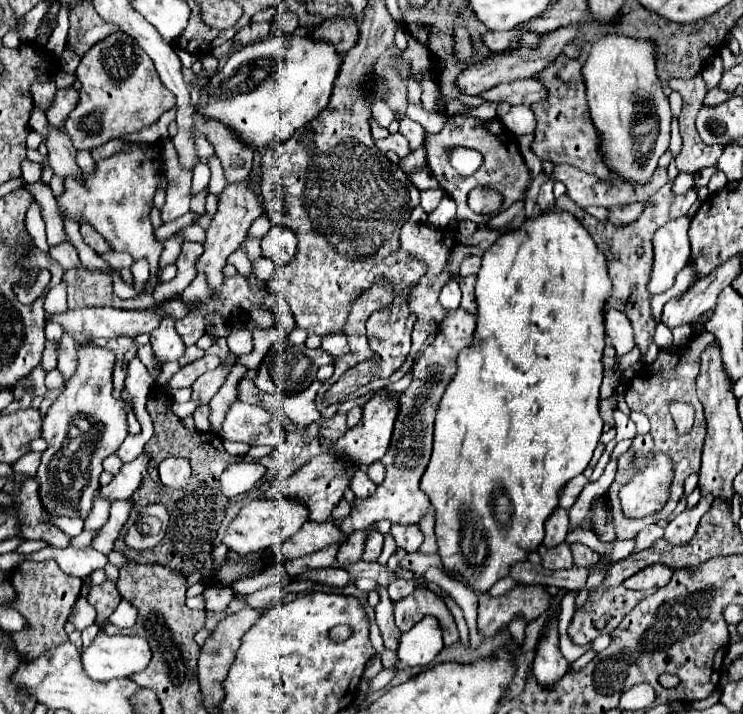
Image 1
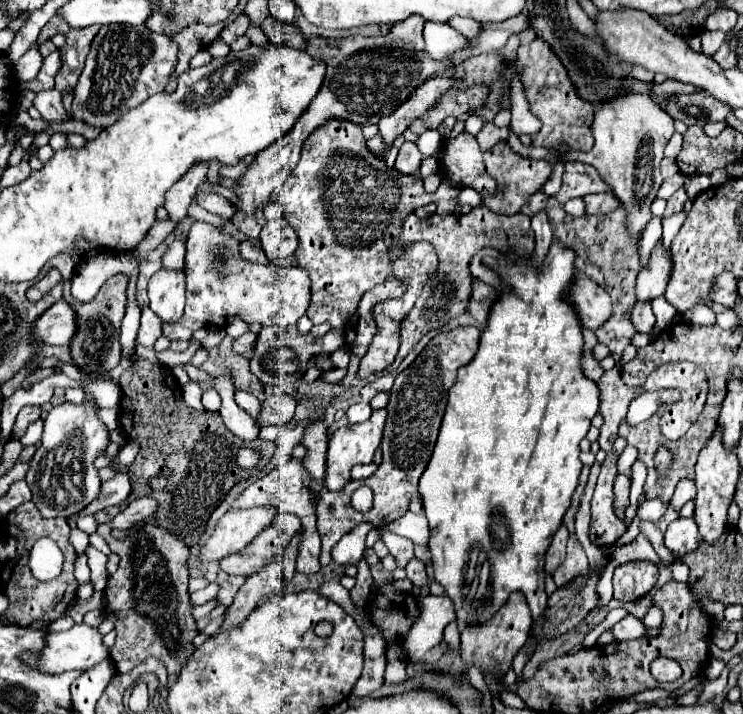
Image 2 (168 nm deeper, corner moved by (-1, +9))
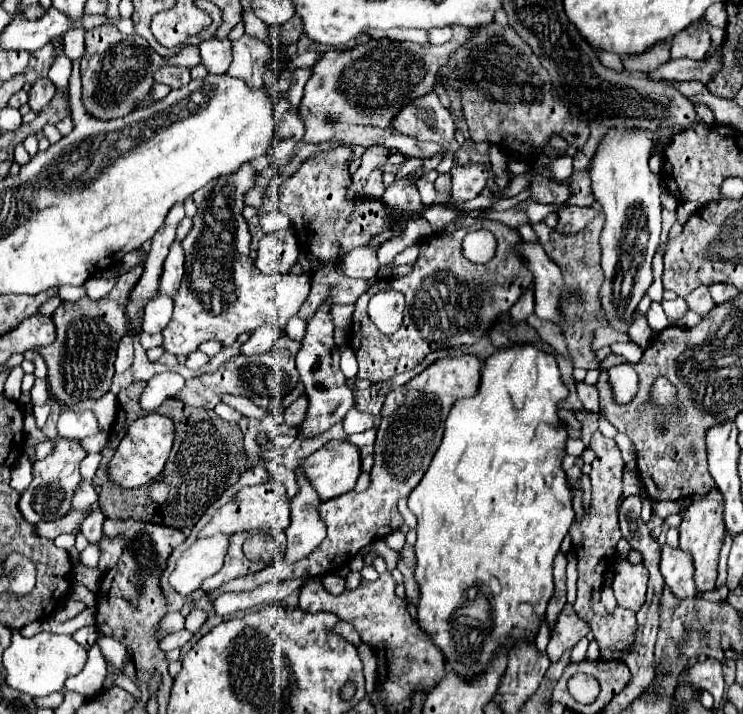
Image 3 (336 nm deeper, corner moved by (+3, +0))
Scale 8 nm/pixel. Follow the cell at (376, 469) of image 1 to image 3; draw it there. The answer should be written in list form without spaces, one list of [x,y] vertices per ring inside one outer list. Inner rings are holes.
[[[372,427],[372,429],[368,429],[368,431],[352,434],[347,438],[347,440],[354,443],[356,447],[360,447],[360,451],[362,451],[362,471],[366,471],[366,473],[370,473],[370,469],[373,467],[376,433],[377,427]]]

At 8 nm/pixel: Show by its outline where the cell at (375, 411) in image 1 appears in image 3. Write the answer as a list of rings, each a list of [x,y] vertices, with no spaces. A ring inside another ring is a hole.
[[[328,441],[322,449],[306,457],[298,469],[310,481],[322,501],[354,489],[362,473],[360,449],[350,441]]]

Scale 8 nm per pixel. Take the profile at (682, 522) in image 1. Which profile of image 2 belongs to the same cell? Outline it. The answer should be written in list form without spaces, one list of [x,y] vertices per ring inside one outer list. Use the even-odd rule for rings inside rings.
[[[694,518],[674,520],[664,534],[664,544],[672,554],[678,556],[684,556],[694,550],[694,546],[698,546],[698,526]]]

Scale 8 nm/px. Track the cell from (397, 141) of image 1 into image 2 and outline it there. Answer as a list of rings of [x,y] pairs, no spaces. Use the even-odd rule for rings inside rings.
[[[404,142],[404,146],[398,152],[394,168],[398,168],[398,172],[402,172],[402,174],[418,174],[420,162],[422,162],[422,154],[418,152],[416,144]]]

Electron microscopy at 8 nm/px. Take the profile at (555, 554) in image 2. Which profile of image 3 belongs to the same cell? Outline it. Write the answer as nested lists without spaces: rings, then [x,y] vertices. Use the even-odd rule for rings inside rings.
[[[560,551],[554,559],[554,595],[546,609],[550,625],[554,625],[556,615],[564,605],[566,605],[566,555]]]

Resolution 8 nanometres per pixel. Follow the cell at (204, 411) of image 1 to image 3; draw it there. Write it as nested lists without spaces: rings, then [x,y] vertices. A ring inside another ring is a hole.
[[[282,335],[276,341],[276,349],[270,349],[262,355],[252,355],[252,357],[236,355],[234,359],[224,363],[216,373],[188,379],[184,389],[176,395],[176,399],[180,399],[186,405],[218,405],[220,395],[230,393],[230,395],[248,397],[258,407],[272,407],[280,403],[298,385],[298,371],[296,371],[294,359],[300,347],[302,347],[300,341],[292,341],[290,337]]]

